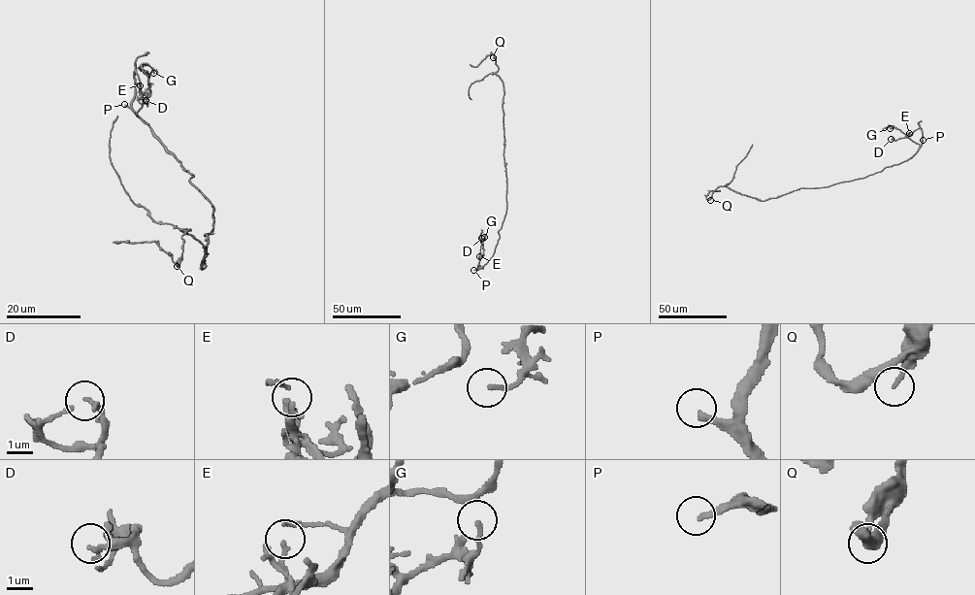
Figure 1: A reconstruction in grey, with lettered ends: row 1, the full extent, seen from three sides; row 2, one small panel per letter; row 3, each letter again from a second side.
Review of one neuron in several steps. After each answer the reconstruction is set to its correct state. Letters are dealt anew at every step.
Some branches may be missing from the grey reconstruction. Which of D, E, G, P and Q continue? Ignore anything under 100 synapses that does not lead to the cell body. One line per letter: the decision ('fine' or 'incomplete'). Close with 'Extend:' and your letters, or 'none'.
D: fine
E: fine
G: fine
P: incomplete
Q: fine
Extend: P

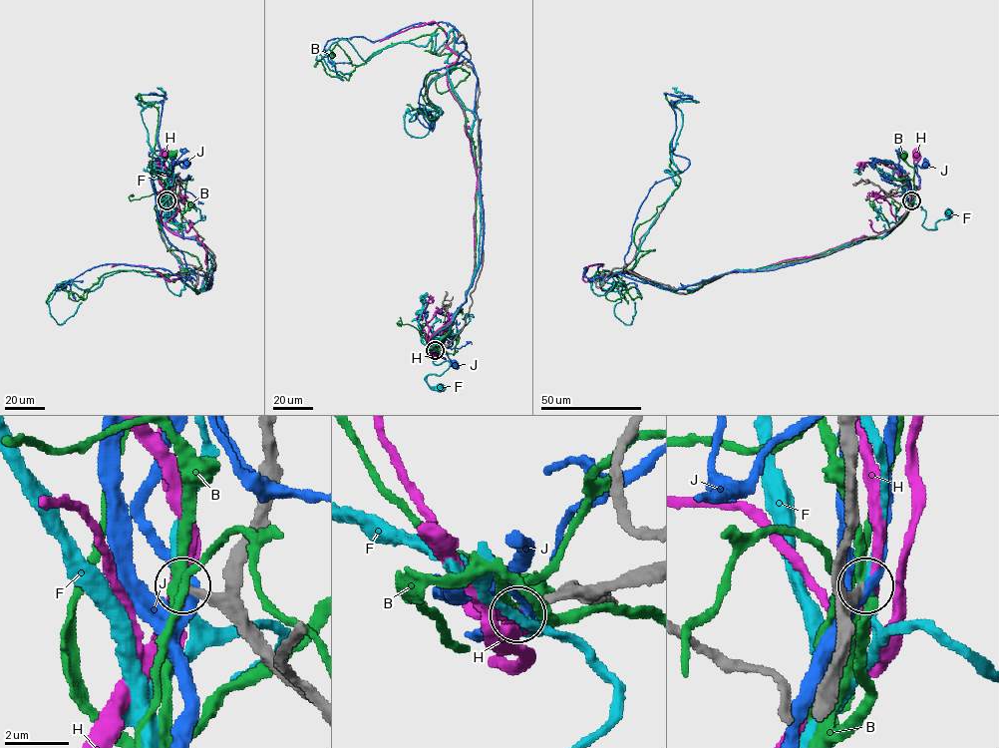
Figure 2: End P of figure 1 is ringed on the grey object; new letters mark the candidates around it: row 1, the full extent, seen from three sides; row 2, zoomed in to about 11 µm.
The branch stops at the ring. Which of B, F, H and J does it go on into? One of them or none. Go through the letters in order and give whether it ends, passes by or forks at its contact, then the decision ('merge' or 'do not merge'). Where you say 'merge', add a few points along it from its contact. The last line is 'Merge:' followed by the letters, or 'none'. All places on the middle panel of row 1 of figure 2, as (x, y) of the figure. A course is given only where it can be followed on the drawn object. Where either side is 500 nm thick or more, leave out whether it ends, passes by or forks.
B: it passes by; do not merge
F: it passes by; do not merge
H: it passes by; do not merge
J: it passes by; do not merge
Merge: none

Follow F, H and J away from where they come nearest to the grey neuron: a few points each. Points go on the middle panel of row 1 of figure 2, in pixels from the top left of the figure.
F: (436, 350), (441, 356), (433, 362), (447, 360), (449, 367), (441, 374), (429, 374), (426, 383), (440, 387)
H: (435, 350), (434, 353), (444, 358), (432, 354)
J: (436, 350), (433, 351), (445, 358), (441, 356), (446, 353), (455, 363)

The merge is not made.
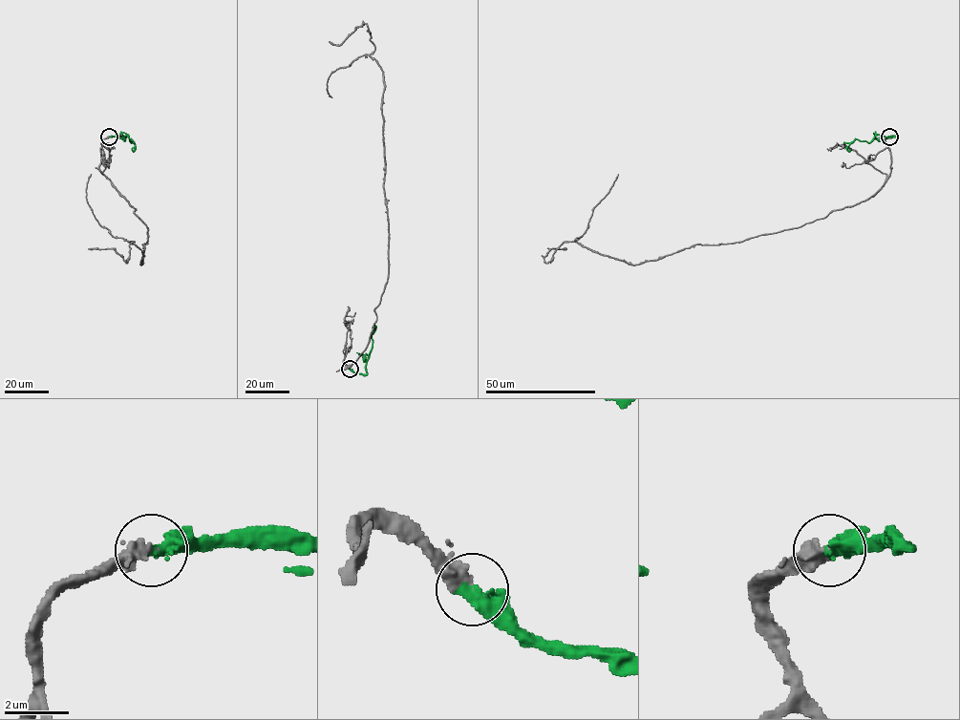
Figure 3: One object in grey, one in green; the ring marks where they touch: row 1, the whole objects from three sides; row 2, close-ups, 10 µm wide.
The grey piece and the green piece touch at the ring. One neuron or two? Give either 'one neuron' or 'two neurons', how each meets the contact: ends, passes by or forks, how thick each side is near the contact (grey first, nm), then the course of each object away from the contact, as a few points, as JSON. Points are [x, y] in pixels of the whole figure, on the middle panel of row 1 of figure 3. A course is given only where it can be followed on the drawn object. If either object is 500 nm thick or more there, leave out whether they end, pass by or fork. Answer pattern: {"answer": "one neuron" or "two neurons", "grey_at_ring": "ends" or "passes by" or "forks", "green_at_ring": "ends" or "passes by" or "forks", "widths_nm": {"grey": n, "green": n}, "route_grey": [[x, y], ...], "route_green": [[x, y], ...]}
{"answer": "one neuron", "grey_at_ring": "ends", "green_at_ring": "ends", "widths_nm": {"grey": 420, "green": 480}, "route_grey": [[350, 369], [340, 370], [369, 342], [388, 277], [378, 63], [364, 54], [333, 72], [327, 88], [331, 97]], "route_green": [[350, 369], [366, 373], [372, 334], [375, 326], [373, 329]]}

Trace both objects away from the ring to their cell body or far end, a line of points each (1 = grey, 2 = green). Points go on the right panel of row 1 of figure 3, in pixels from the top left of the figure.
1: (889, 137), (890, 176), (863, 201), (798, 227), (694, 244), (639, 264), (575, 241), (618, 174)
2: (889, 137), (895, 136), (877, 135), (869, 142), (855, 139), (846, 148), (850, 150)

